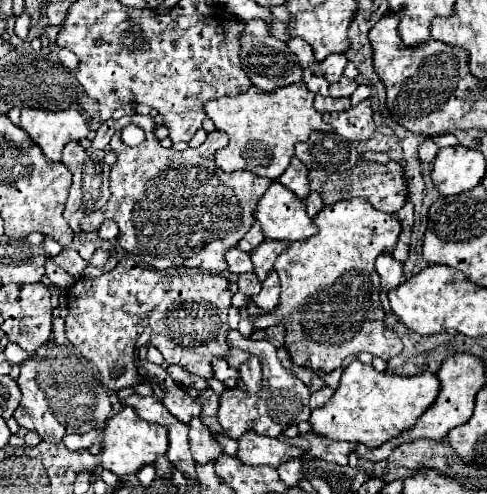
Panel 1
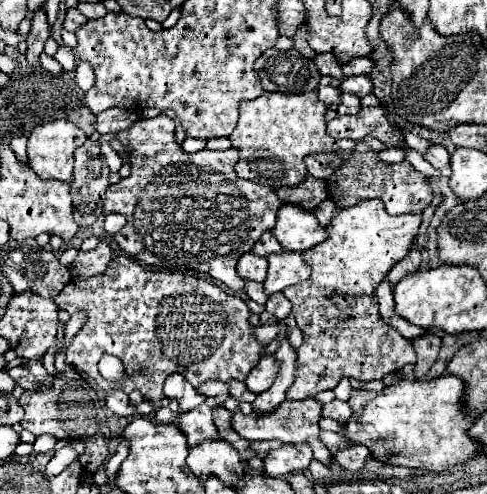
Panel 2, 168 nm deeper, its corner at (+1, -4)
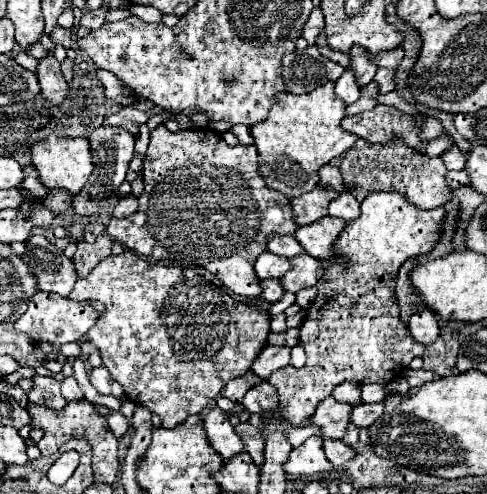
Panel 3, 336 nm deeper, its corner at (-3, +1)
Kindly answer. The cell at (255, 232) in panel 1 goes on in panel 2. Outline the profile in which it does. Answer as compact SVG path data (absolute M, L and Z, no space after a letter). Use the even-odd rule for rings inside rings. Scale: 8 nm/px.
M271 231L263 233L261 239L255 243L255 247L251 249L251 253L259 255L259 257L269 257L271 253L281 253L281 251L283 251L283 247L279 245L279 241L273 237Z

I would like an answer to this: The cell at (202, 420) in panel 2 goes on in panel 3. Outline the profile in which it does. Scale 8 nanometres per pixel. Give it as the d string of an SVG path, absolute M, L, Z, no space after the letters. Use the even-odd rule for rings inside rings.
M217 406L205 414L205 432L207 432L211 446L225 460L229 460L231 456L237 456L239 452L245 450L243 442L239 440L239 434L231 426L231 418Z

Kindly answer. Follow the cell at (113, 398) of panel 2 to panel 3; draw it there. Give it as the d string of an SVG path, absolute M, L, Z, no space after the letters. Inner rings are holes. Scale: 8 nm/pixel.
M101 366L101 368L91 368L87 376L89 376L89 382L97 388L99 394L111 394L111 396L115 396L115 398L121 398L121 396L123 396L123 388L111 378L111 374L107 372L105 366Z

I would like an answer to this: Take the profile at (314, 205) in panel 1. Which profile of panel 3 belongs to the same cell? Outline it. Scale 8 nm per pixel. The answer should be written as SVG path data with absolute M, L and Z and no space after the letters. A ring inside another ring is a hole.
M343 192L339 198L335 198L329 204L329 216L335 218L343 218L345 222L351 222L355 218L359 218L361 208L359 208L359 200L355 200L355 196L351 196L351 192Z

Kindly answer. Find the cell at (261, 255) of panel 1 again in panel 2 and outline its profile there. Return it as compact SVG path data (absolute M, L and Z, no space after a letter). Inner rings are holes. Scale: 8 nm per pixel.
M283 251L283 253L273 253L267 259L269 259L269 271L267 279L263 281L267 295L283 291L287 285L301 283L311 275L311 269L303 263L301 253Z

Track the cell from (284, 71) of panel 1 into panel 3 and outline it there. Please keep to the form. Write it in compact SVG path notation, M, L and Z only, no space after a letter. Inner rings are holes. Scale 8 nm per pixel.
M309 46L299 54L287 54L281 62L287 92L305 94L323 86L329 80L337 80L345 68L321 56L317 46Z

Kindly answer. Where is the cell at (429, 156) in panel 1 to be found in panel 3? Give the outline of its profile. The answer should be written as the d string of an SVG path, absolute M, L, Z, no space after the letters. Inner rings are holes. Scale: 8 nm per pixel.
M453 146L451 150L447 150L441 158L443 158L443 162L445 162L447 170L465 170L467 156L465 156L457 146Z

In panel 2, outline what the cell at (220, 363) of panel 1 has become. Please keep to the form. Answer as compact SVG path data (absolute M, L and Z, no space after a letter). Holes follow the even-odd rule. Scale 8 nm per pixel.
M231 379L227 385L229 385L229 393L231 393L235 399L239 399L239 401L241 401L245 395L247 395L247 401L255 401L255 397L257 397L255 393L251 393L251 391L247 389L247 385L245 385L243 381Z

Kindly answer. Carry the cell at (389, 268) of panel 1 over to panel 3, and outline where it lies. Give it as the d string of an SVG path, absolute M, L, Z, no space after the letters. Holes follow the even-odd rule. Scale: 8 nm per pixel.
M419 308L419 312L411 316L407 328L409 328L409 334L421 344L435 342L441 332L437 316L429 308Z

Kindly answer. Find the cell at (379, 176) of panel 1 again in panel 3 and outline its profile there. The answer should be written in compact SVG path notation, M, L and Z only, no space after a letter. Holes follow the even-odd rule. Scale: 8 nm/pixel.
M395 138L387 144L367 144L365 140L357 140L355 146L347 150L341 160L341 174L347 190L359 202L363 202L369 192L395 190L405 194L411 200L411 204L423 210L431 210L447 204L453 194L453 190L445 182L447 168L443 160L421 156L415 148L409 148L403 142L403 138Z

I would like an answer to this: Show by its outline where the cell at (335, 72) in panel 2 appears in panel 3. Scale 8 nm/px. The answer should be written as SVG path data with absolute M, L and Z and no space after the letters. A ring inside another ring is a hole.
M353 46L353 50L349 52L349 56L351 56L351 70L355 72L359 84L361 86L369 84L375 78L375 72L377 72L377 64L373 64L369 60L369 52L365 48Z

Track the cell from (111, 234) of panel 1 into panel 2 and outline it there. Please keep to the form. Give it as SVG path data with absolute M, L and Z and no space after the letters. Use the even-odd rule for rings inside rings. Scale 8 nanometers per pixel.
M107 215L105 217L105 231L107 235L115 235L125 225L125 219L121 215Z

